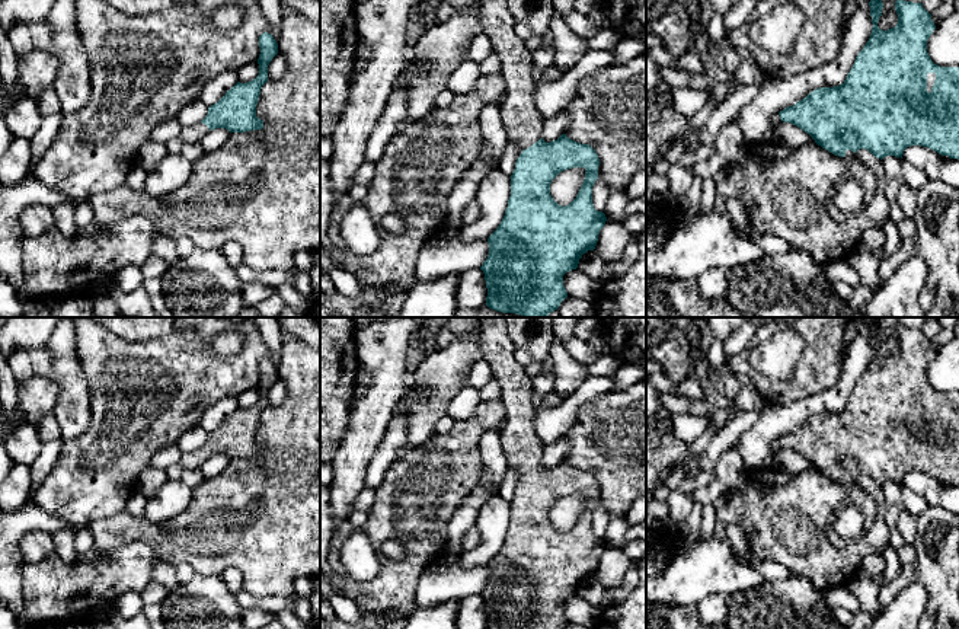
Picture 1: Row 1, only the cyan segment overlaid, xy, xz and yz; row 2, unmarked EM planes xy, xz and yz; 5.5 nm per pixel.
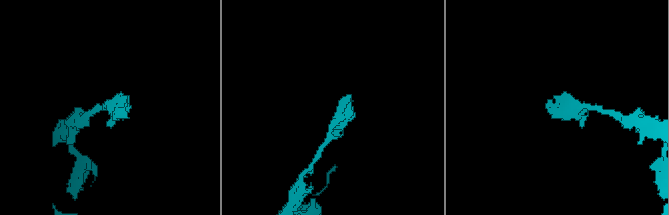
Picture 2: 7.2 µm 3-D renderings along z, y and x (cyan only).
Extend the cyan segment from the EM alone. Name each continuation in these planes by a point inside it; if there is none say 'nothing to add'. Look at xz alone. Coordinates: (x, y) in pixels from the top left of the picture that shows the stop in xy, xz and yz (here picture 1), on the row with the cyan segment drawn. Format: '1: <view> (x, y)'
1: xz (523, 123)

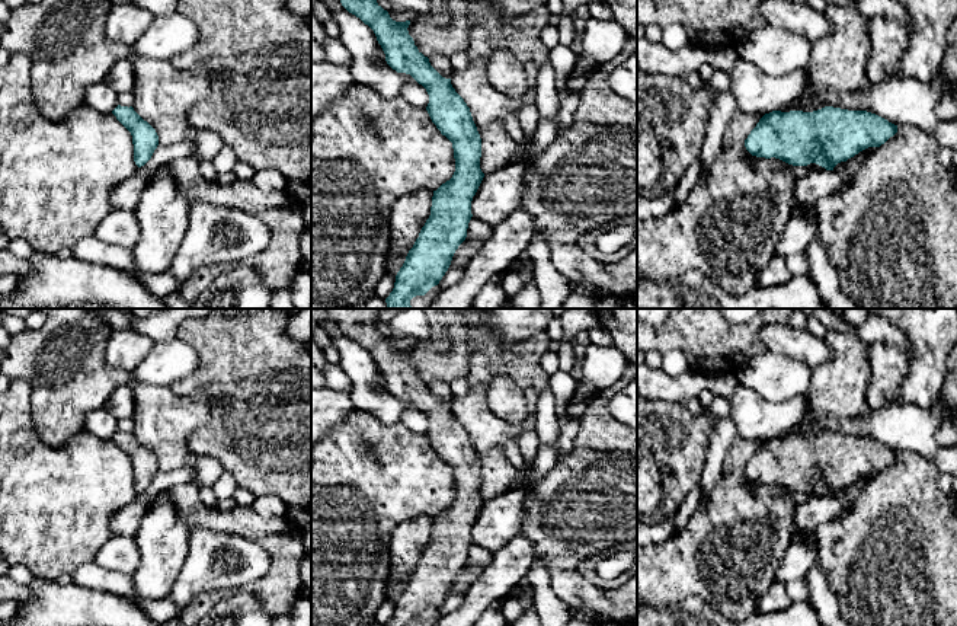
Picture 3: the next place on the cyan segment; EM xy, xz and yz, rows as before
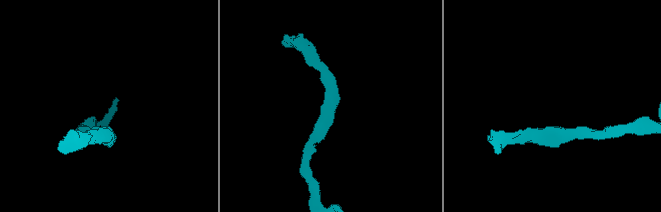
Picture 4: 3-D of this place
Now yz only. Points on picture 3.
nothing to add

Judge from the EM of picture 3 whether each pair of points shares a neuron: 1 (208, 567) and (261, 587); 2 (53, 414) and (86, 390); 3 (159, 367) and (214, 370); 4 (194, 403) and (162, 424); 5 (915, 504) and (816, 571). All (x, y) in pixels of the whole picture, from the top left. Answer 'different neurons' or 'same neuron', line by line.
1: different neurons
2: same neuron
3: different neurons
4: same neuron
5: different neurons

